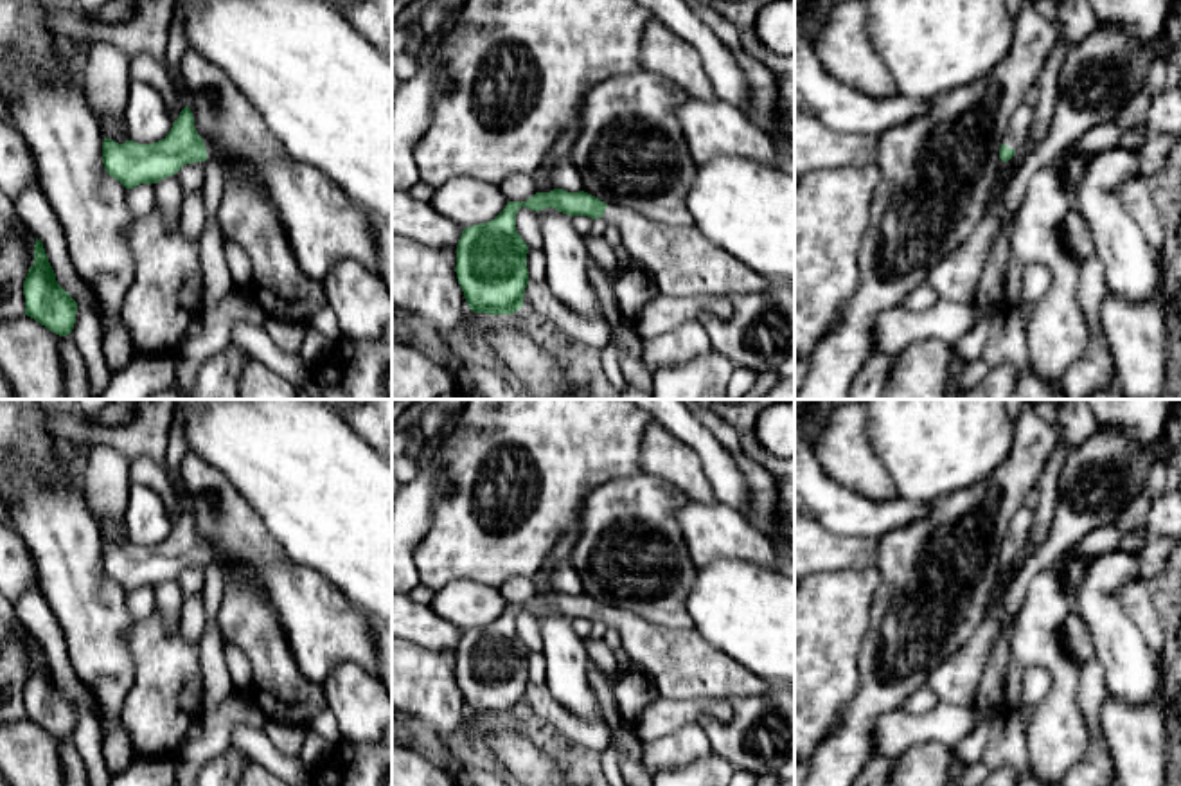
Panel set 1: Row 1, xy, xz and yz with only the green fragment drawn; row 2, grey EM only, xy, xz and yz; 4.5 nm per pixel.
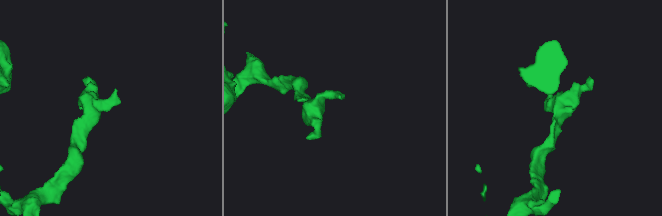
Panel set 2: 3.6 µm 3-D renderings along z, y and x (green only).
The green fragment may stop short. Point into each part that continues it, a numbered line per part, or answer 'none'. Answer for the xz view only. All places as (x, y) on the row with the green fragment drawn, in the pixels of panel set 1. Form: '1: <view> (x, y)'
1: xz (682, 263)

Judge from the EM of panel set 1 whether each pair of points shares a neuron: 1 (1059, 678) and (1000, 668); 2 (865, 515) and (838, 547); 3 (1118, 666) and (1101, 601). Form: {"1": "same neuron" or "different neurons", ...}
{"1": "different neurons", "2": "different neurons", "3": "same neuron"}

